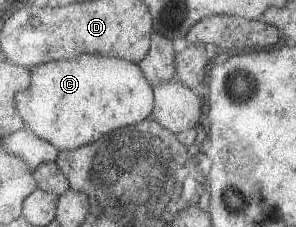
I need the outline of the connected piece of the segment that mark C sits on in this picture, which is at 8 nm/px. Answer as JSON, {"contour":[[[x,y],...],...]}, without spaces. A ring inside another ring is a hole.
{"contour":[[[82,54],[76,59],[60,60],[37,65],[33,71],[30,89],[17,97],[19,108],[32,128],[42,139],[51,141],[60,151],[75,150],[94,143],[100,136],[117,129],[136,125],[152,116],[155,97],[152,85],[139,64],[104,54]]]}

